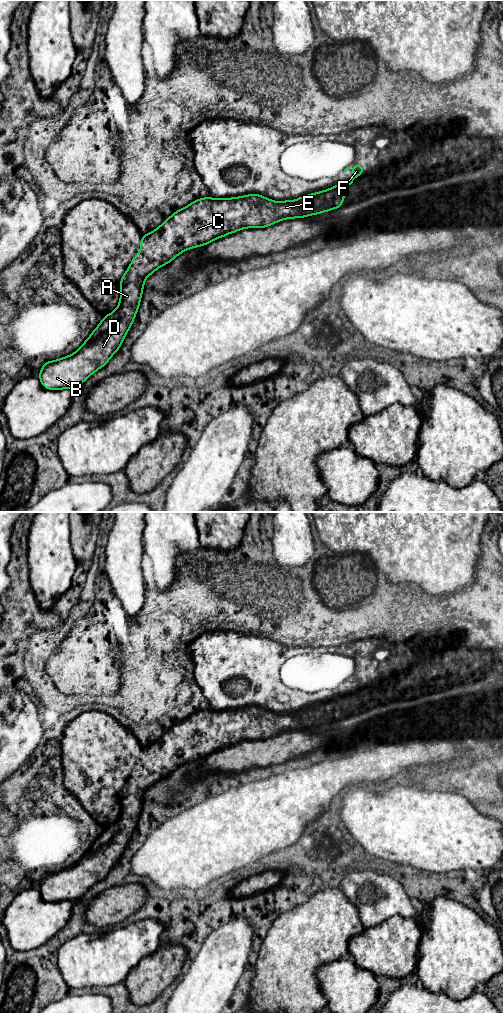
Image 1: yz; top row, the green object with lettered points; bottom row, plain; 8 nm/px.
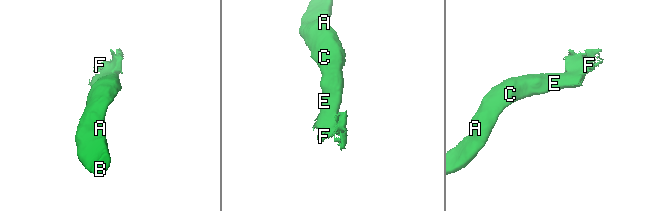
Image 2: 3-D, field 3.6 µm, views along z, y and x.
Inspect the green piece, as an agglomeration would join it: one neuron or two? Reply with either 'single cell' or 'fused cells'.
single cell

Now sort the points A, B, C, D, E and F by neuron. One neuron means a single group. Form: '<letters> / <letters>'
A B C D E F

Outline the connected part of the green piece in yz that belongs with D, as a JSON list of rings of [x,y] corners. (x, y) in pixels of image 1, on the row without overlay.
[[[364,677],[351,681],[351,692],[294,713],[277,714],[254,705],[222,711],[208,708],[177,722],[158,740],[142,747],[140,764],[121,790],[118,819],[103,829],[76,864],[42,877],[38,888],[42,898],[48,902],[76,900],[108,875],[133,837],[146,790],[158,780],[188,761],[244,740],[265,740],[281,732],[340,720],[345,701],[362,687]]]

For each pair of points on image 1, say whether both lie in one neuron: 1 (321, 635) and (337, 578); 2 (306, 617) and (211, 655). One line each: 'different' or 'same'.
1: same
2: different

